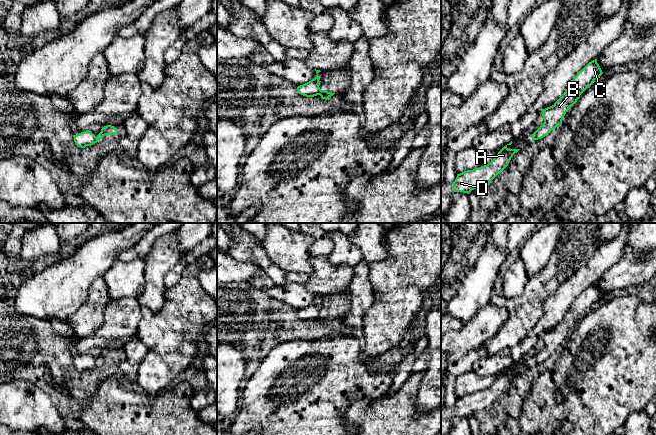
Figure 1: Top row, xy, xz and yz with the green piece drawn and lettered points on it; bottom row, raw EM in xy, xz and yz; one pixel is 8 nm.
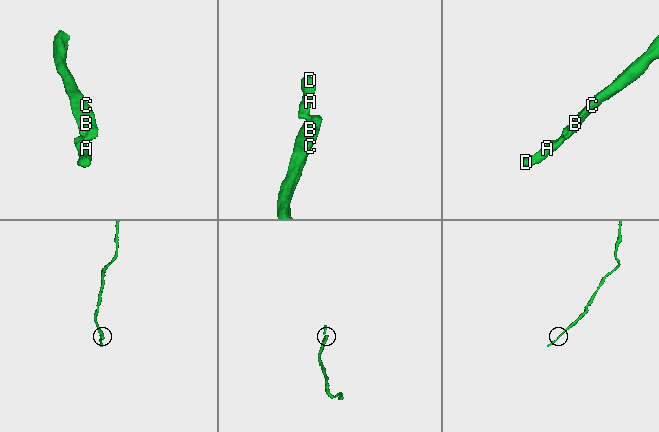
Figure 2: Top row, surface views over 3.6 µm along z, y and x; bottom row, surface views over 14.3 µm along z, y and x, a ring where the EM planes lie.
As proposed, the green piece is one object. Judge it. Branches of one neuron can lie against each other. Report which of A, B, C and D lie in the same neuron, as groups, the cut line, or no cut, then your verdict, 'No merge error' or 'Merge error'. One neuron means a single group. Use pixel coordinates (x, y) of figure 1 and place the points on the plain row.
Groups: A D / B C. Split along xz (321, 314), (318, 318). Merge error

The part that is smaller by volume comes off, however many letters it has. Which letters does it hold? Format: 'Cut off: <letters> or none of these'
Cut off: A, D

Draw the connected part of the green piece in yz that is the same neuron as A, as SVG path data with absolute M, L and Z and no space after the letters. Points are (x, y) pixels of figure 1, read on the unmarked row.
M512 365L504 370L490 387L479 392L457 398L457 401L453 406L454 416L469 418L476 411L489 408L508 390L513 379L520 374L508 373L507 370L511 368Z

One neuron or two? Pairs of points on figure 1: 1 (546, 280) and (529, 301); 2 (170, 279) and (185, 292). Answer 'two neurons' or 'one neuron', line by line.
1: one neuron
2: two neurons

